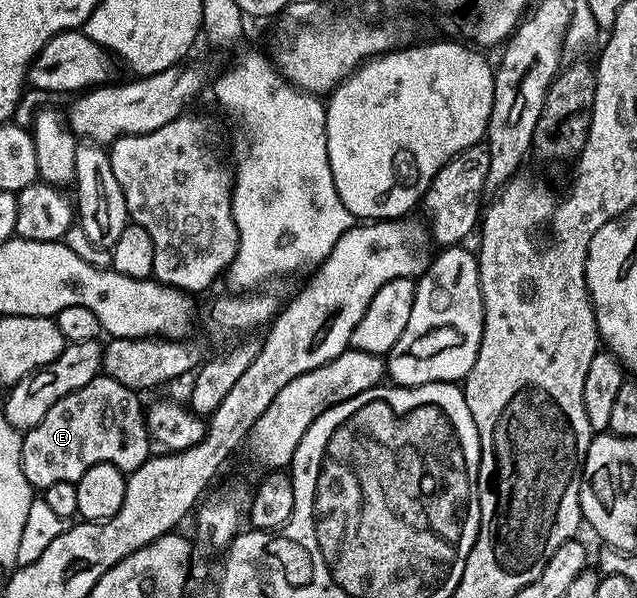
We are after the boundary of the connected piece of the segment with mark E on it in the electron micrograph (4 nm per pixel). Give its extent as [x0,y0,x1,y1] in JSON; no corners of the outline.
[22,376,152,491]

